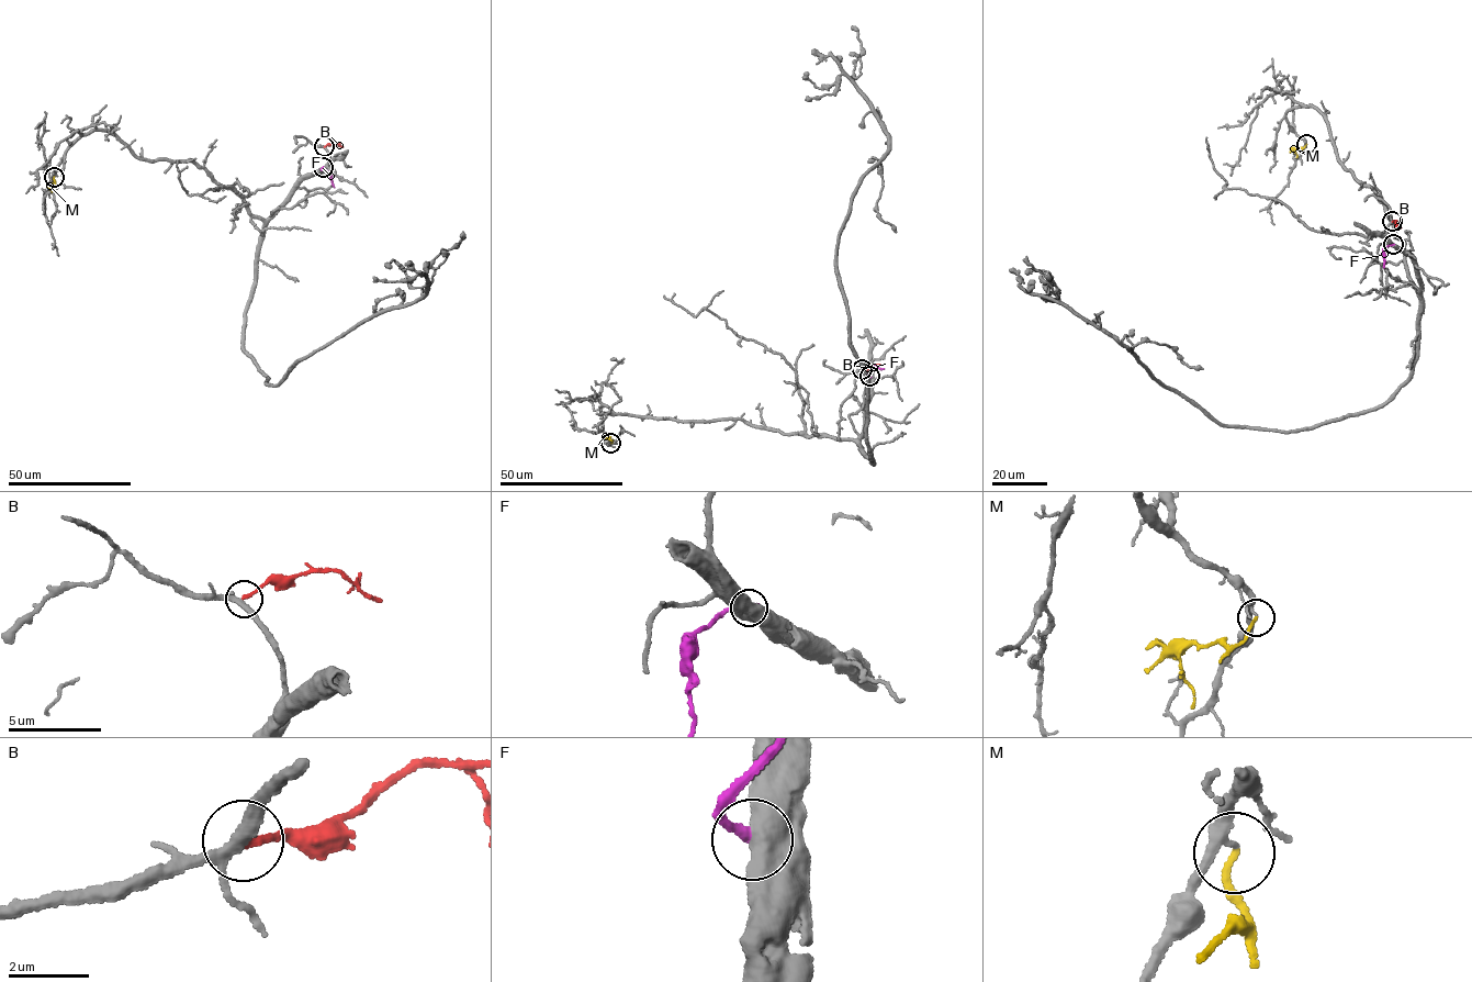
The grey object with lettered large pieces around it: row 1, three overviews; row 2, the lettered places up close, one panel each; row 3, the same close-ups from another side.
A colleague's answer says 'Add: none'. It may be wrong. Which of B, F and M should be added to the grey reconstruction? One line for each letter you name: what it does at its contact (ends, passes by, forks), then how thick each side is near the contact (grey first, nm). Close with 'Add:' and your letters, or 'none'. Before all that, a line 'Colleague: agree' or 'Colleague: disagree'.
Colleague: agree
Add: none

